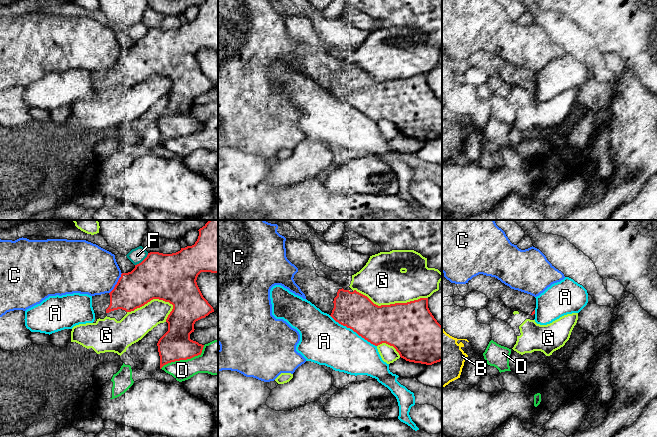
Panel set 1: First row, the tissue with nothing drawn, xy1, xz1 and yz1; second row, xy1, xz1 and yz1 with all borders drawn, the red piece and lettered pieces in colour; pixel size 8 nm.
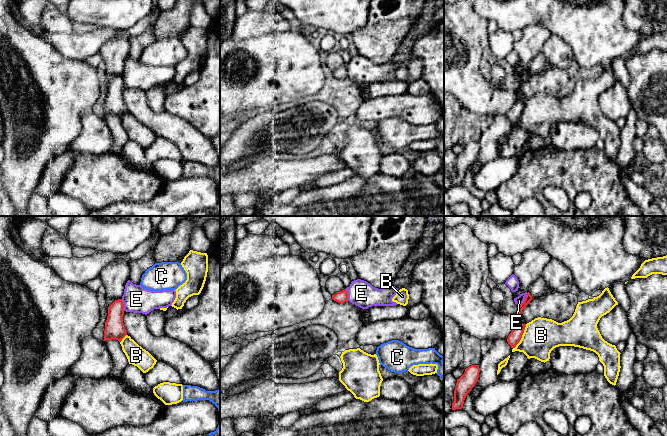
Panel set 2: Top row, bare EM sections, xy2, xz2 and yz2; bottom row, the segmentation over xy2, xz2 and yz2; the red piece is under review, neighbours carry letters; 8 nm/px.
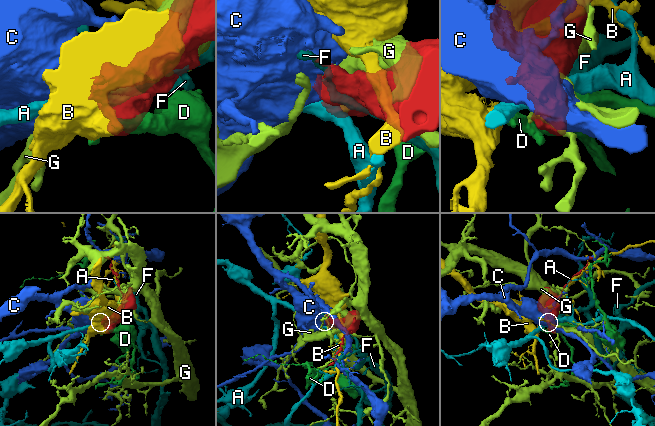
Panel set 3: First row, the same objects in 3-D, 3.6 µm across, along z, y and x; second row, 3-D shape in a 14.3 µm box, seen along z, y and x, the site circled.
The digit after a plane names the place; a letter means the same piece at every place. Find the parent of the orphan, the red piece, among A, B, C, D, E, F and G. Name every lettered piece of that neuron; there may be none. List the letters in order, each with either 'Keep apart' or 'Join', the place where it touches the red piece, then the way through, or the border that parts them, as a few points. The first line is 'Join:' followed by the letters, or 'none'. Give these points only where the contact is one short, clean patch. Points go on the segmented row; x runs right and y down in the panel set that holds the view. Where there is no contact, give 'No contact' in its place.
Join: none
A: Keep apart. Touches red at xz1 (353, 330)
B: Keep apart. Touches red at yz2 (521, 336)
C: Keep apart. Touches red at xy1 (117, 283)
D: Keep apart. Touches red at xy1 (184, 359). Boundary: xy1 (204, 345), (199, 354), (190, 358), (168, 362), (160, 368)
E: Keep apart. Touches red at yz2 (524, 300). Boundary: yz2 (527, 293), (524, 300), (517, 307)
F: Keep apart. Touches red at xy1 (143, 260)
G: Keep apart. Touches red at xz1 (390, 304)

